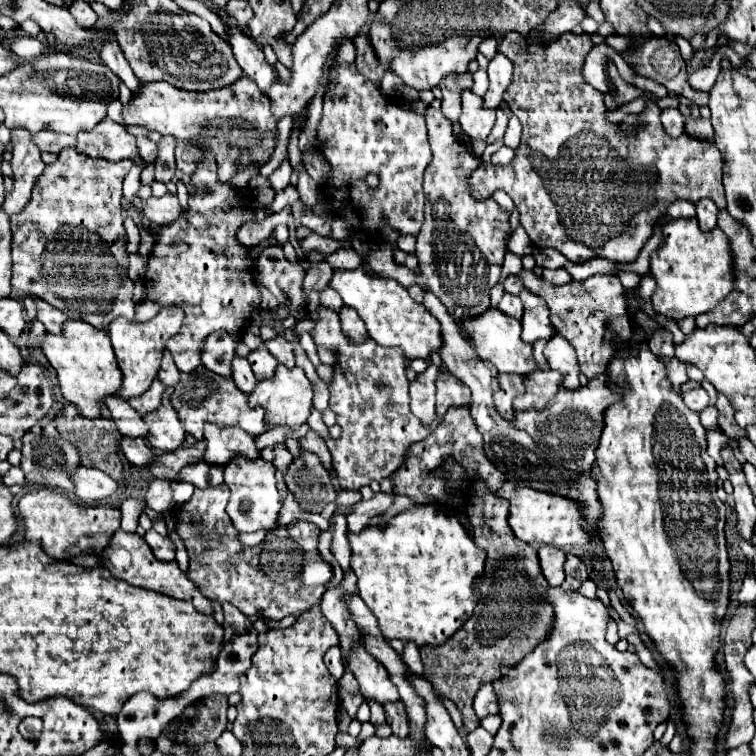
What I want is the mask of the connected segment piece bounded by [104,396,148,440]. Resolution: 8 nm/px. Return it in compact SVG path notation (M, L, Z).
M108 396L104 400L104 404L112 412L116 428L122 432L122 436L144 438L144 440L148 438L148 426L144 424L142 416L136 410L132 410L132 406L128 404L128 400L124 400L120 396Z

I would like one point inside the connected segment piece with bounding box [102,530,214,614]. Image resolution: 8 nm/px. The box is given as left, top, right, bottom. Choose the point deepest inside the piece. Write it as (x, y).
(128, 557)

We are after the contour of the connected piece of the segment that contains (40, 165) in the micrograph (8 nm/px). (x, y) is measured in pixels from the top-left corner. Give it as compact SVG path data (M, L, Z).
M16 128L12 132L12 138L10 142L14 144L14 150L12 150L12 168L14 168L14 190L6 196L4 200L4 210L12 216L12 214L18 214L20 210L24 210L24 206L28 204L28 198L30 198L30 192L32 192L32 186L36 182L36 178L42 174L44 170L44 162L40 160L40 148L34 144L32 140L32 134L26 130L26 128Z

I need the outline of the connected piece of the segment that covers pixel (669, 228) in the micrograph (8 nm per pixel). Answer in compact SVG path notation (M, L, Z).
M678 218L666 224L664 244L650 256L650 272L656 280L652 308L670 320L698 316L712 310L734 288L734 252L720 228L702 232L696 218Z

